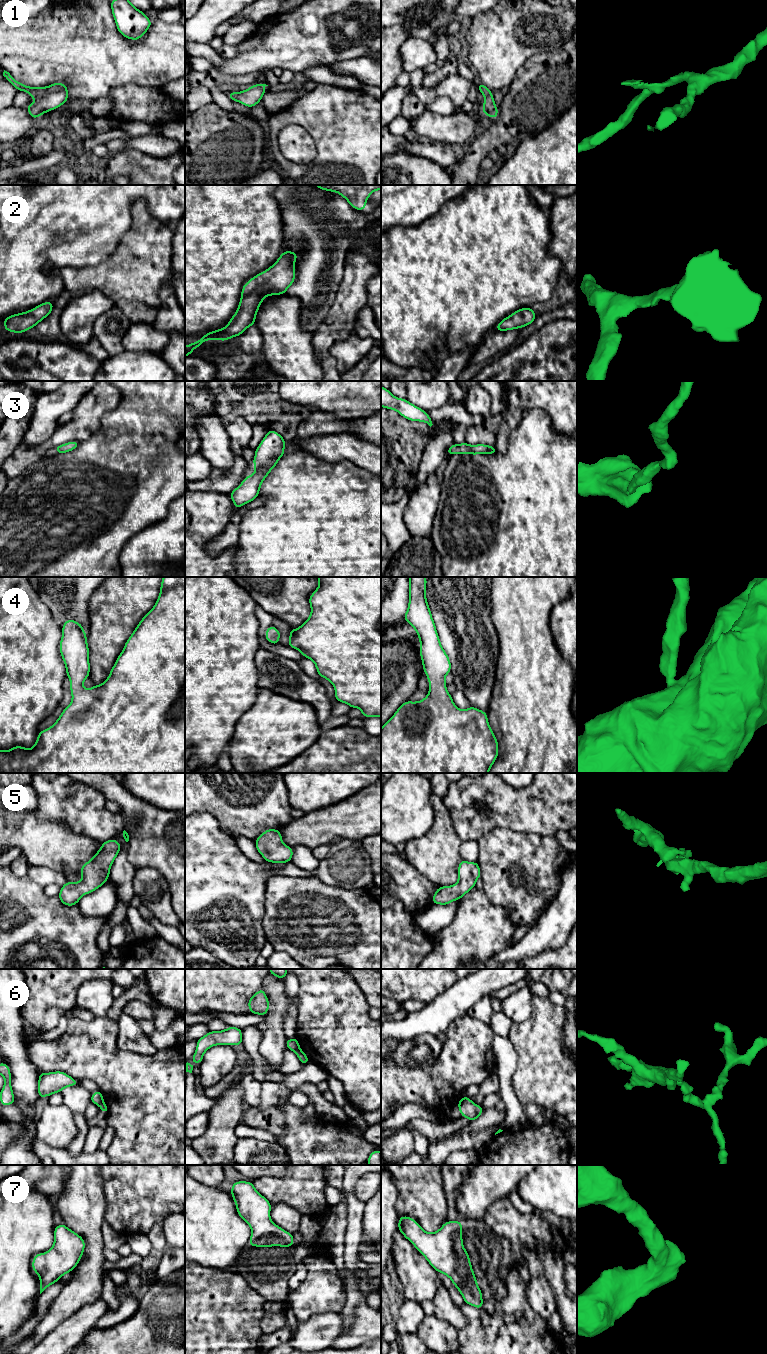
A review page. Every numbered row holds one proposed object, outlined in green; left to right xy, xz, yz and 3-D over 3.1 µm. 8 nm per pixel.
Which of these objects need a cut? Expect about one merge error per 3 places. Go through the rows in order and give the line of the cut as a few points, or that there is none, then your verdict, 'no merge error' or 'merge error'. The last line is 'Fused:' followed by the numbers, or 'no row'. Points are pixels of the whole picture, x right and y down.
1: no cut | no merge error
2: no cut | no merge error
3: no cut | no merge error
4: no cut | no merge error
5: no cut | no merge error
6: xz (299, 1046), (294, 1051) | merge error
7: no cut | no merge error
Fused: 6

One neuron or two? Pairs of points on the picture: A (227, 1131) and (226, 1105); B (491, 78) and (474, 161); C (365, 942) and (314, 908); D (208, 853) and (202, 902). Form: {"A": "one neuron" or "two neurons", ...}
{"A": "one neuron", "B": "two neurons", "C": "one neuron", "D": "one neuron"}

